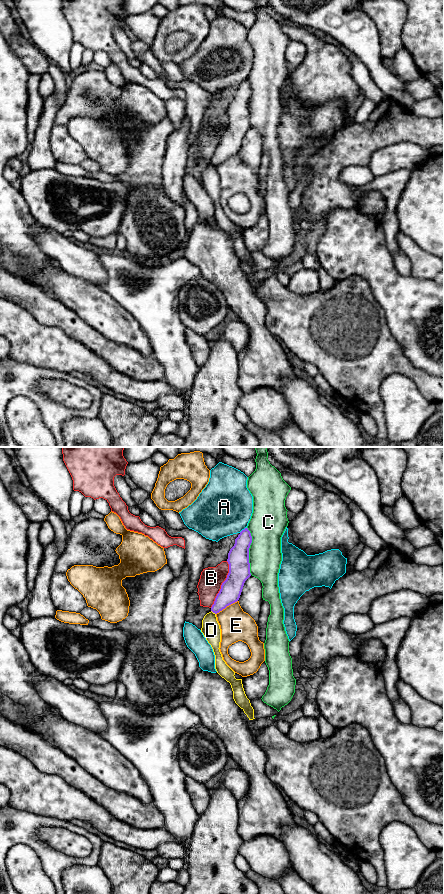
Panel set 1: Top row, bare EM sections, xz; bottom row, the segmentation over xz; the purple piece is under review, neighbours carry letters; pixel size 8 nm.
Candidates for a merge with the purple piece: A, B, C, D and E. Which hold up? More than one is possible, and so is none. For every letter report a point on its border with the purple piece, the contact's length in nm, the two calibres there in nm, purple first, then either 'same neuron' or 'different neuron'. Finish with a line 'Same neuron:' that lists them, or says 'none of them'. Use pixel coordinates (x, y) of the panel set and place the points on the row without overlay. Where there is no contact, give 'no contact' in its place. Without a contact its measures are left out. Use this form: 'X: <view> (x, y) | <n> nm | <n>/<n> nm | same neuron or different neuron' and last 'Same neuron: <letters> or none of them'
A: xz (242, 82) | 80 nm | 180/440 nm | different neuron
B: xz (222, 136) | 400 nm | 180/190 nm | different neuron
C: xz (248, 103) | 380 nm | 180/280 nm | different neuron
D: xz (213, 164) | 50 nm | 170/150 nm | different neuron
E: xz (226, 158) | 200 nm | 170/260 nm | different neuron
Same neuron: none of them

